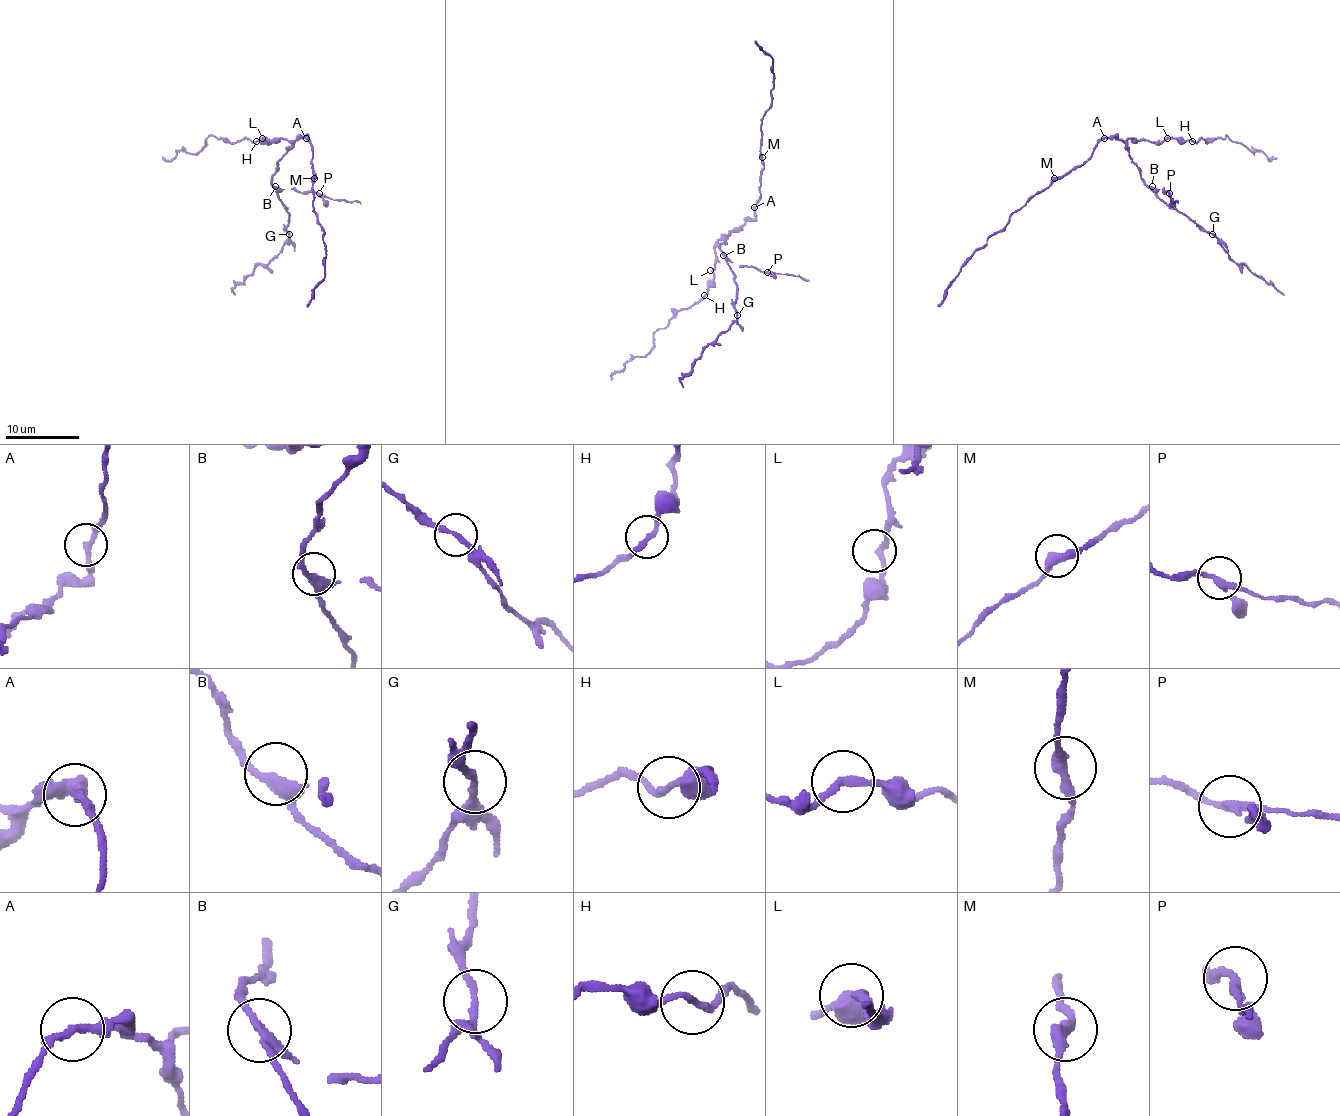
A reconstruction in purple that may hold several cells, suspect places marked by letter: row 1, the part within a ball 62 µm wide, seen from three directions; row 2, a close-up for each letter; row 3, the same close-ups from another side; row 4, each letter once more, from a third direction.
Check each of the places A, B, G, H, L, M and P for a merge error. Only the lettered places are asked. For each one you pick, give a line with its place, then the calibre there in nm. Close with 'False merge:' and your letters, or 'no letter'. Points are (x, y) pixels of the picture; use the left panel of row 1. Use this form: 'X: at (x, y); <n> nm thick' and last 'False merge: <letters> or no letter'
G: at (289, 234); 220 nm thick
False merge: G

